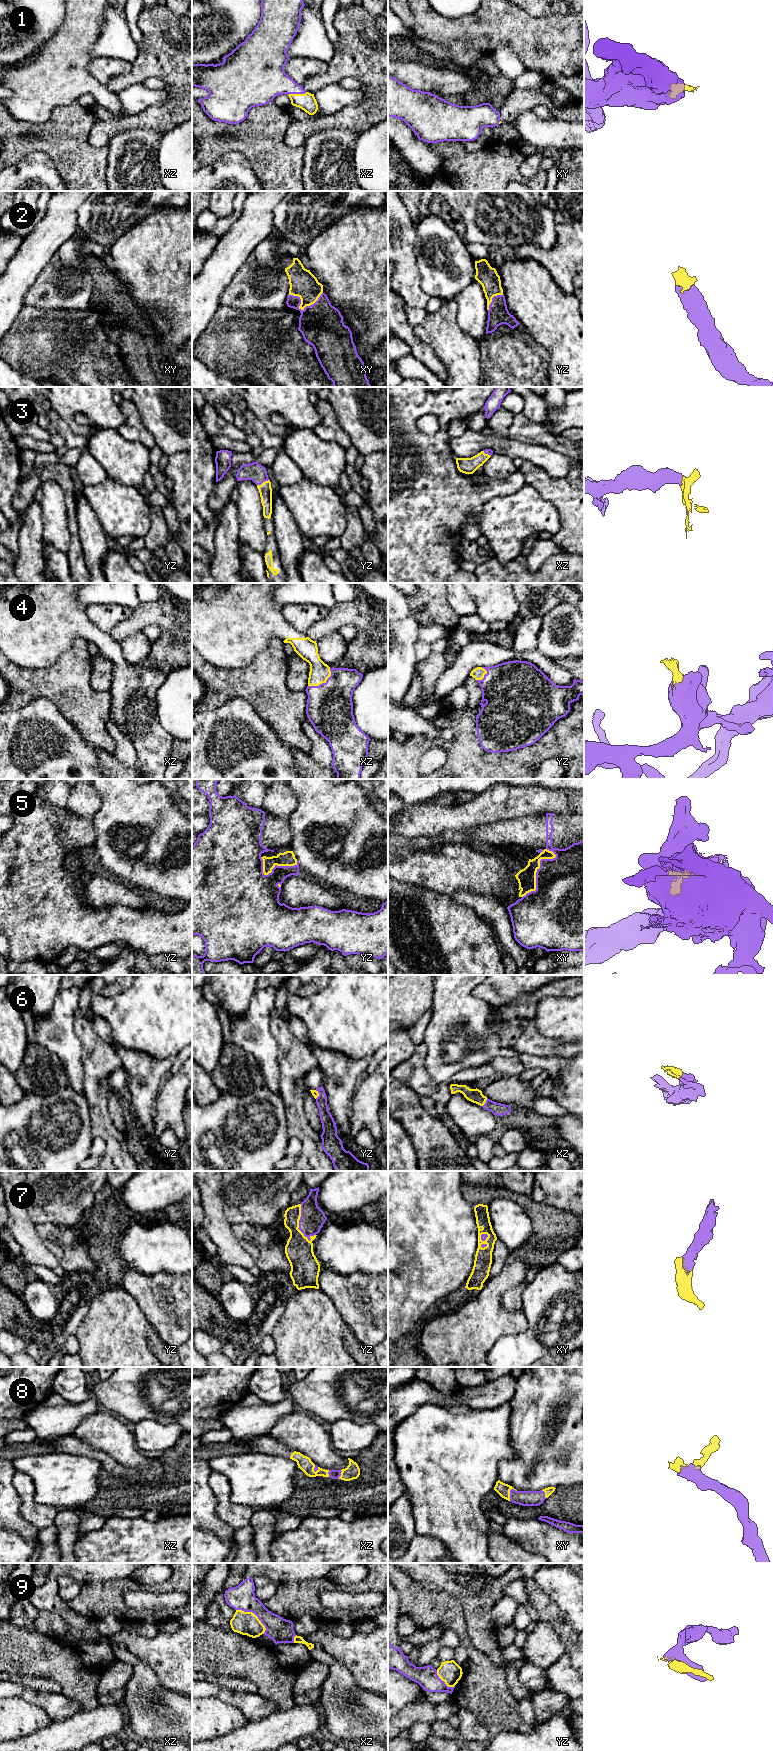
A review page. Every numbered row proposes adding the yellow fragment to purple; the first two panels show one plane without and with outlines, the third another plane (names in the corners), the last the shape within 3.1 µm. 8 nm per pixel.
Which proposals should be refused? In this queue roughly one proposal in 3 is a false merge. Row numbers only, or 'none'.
5, 9

